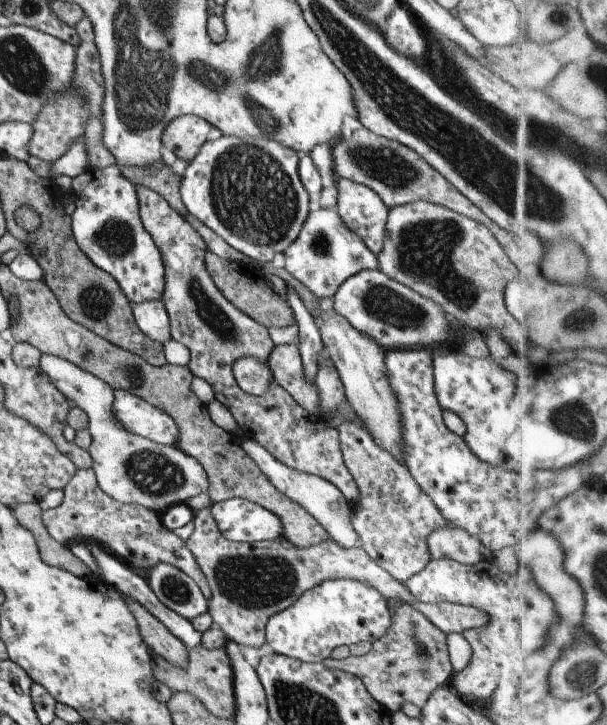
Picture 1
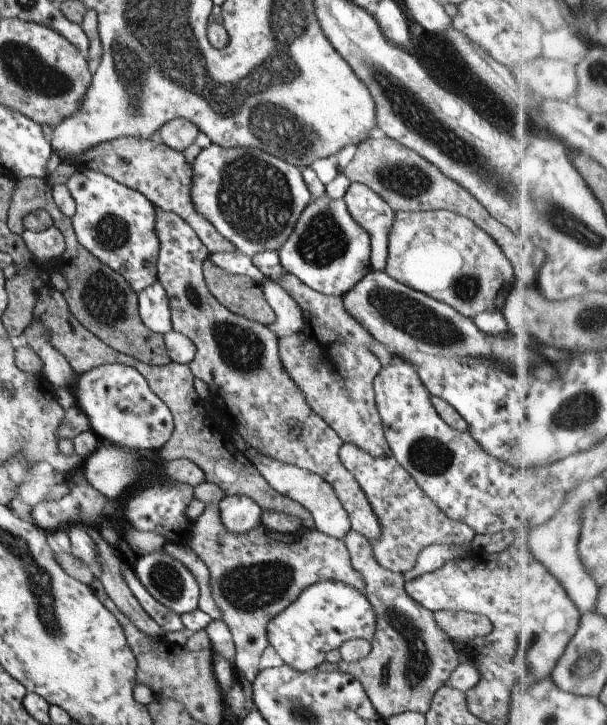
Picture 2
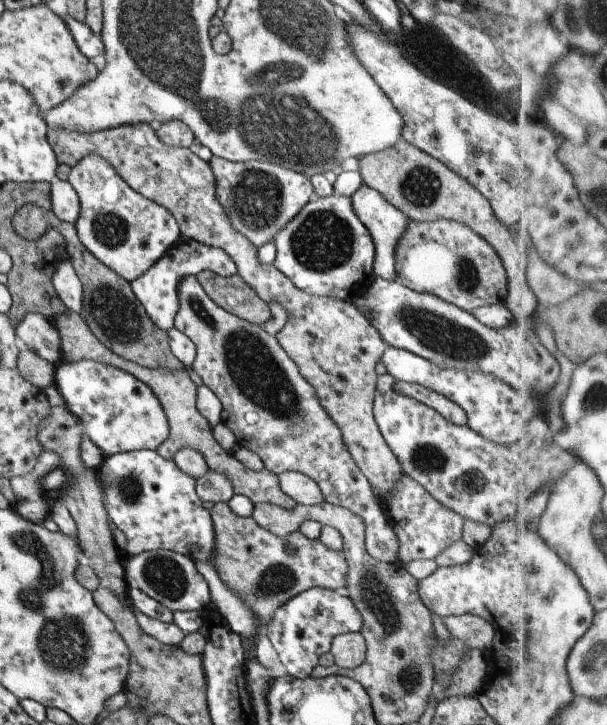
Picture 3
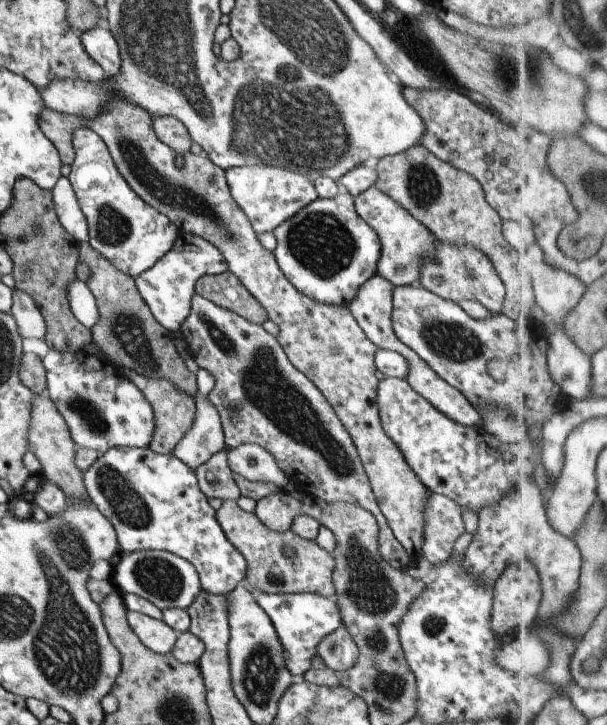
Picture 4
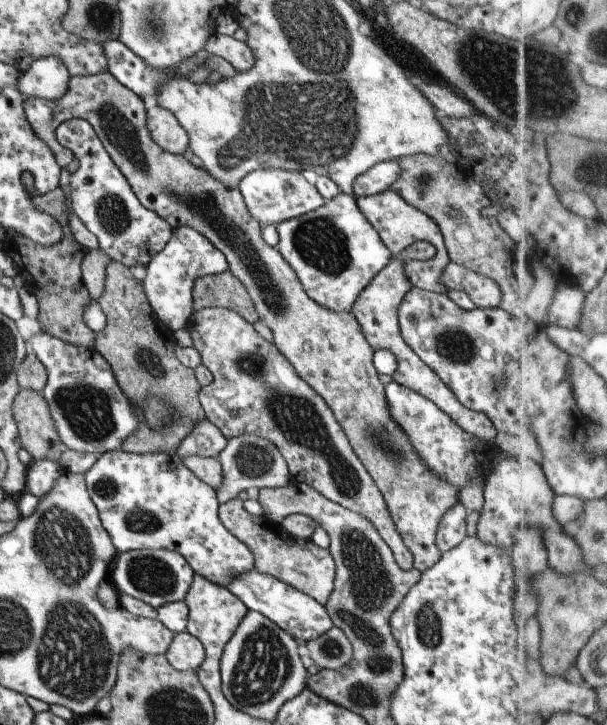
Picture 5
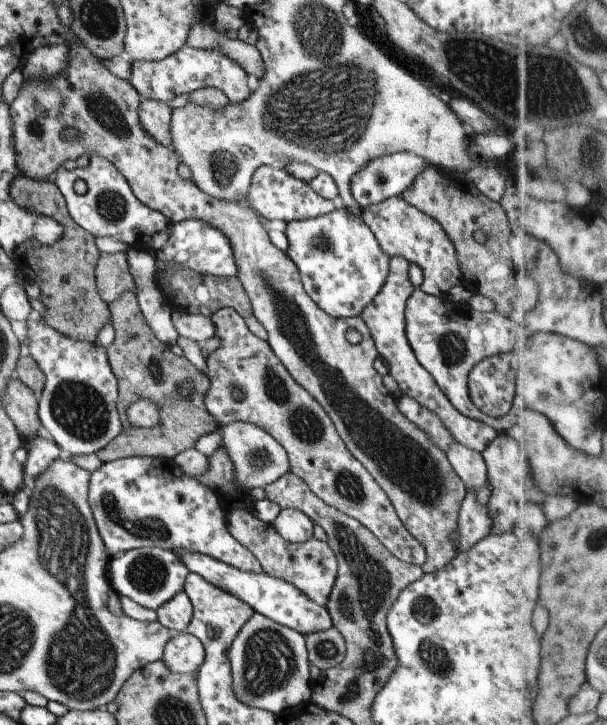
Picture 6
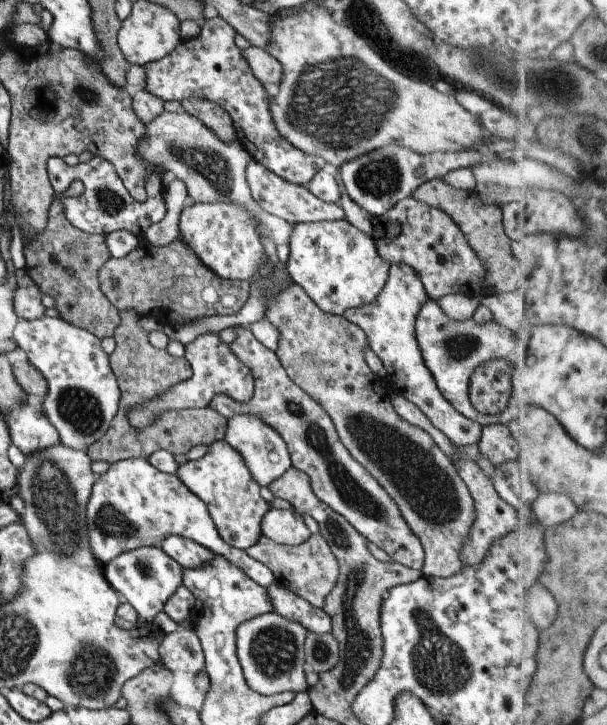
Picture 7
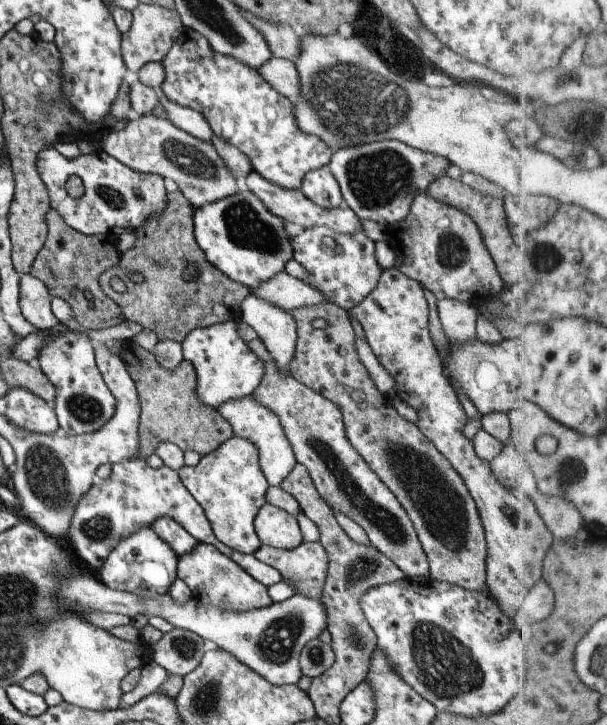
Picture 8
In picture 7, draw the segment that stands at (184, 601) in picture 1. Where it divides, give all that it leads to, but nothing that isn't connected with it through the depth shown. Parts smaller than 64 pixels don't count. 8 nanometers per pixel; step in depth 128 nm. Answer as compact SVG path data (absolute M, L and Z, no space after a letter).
M159 545L153 547L139 547L130 551L123 551L103 566L104 579L122 598L127 601L137 613L138 620L135 627L145 627L151 623L155 614L162 611L168 598L182 585L182 566L179 566Z

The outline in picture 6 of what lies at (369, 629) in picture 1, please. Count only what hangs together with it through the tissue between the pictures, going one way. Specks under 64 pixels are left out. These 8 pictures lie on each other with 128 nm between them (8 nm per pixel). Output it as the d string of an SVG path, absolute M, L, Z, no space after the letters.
M185 553L177 555L187 567L189 573L201 575L209 584L216 586L219 590L232 594L237 600L250 606L255 613L262 614L273 622L286 626L300 635L310 635L327 630L332 626L332 620L325 607L315 604L309 600L301 591L298 591L292 584L277 577L270 577L263 571L248 573L210 556L199 553Z

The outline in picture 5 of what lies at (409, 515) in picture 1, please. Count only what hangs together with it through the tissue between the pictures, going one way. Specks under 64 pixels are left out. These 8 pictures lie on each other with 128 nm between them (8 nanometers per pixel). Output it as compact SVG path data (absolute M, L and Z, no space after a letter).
M457 500L447 509L436 526L434 543L440 553L455 548L465 538L466 508Z

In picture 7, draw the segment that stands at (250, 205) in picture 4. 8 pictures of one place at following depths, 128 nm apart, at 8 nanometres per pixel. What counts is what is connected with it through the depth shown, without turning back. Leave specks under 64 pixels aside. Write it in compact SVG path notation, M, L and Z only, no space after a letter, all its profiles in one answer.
M255 160L248 162L244 170L251 198L261 210L265 210L277 218L283 218L289 224L334 221L344 218L343 211L337 203L318 199L305 186L296 185L272 173L266 166Z

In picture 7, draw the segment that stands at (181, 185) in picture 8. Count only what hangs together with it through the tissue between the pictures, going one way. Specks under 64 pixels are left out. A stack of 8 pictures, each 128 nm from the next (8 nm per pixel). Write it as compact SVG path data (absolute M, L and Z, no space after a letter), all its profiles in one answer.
M182 109L175 112L163 112L157 115L149 125L145 125L146 136L138 142L138 152L148 163L170 170L186 186L188 201L195 203L231 203L244 210L255 221L255 232L260 237L261 246L267 257L275 256L275 245L271 231L261 220L261 210L251 198L245 178L245 167L253 160L245 152L236 136L229 142L221 141L209 128L196 117Z

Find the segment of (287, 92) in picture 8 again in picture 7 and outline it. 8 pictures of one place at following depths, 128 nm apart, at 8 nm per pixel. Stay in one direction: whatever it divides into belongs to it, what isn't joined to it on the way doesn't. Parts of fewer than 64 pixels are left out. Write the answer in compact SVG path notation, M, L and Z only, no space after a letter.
M249 45L240 50L240 53L261 88L269 97L273 96L278 90L278 82L282 73L279 63L259 47Z

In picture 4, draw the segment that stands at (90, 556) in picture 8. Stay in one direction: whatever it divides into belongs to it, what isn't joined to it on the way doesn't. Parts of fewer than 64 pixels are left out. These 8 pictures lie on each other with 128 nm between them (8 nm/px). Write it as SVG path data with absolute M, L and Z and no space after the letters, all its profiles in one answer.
M114 447L100 454L83 473L82 480L90 503L115 532L118 553L145 550L171 552L195 568L201 589L213 595L227 595L244 580L245 560L223 535L215 519L215 510L207 504L205 494L198 488L194 470L171 453L155 454L148 447Z

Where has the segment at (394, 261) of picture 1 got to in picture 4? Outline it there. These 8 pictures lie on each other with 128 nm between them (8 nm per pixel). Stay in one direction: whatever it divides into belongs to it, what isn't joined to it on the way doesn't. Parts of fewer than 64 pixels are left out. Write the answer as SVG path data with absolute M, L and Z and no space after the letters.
M437 240L433 258L421 262L420 288L434 296L459 304L461 300L475 300L490 313L501 313L504 303L504 286L489 257L469 243L447 243Z

